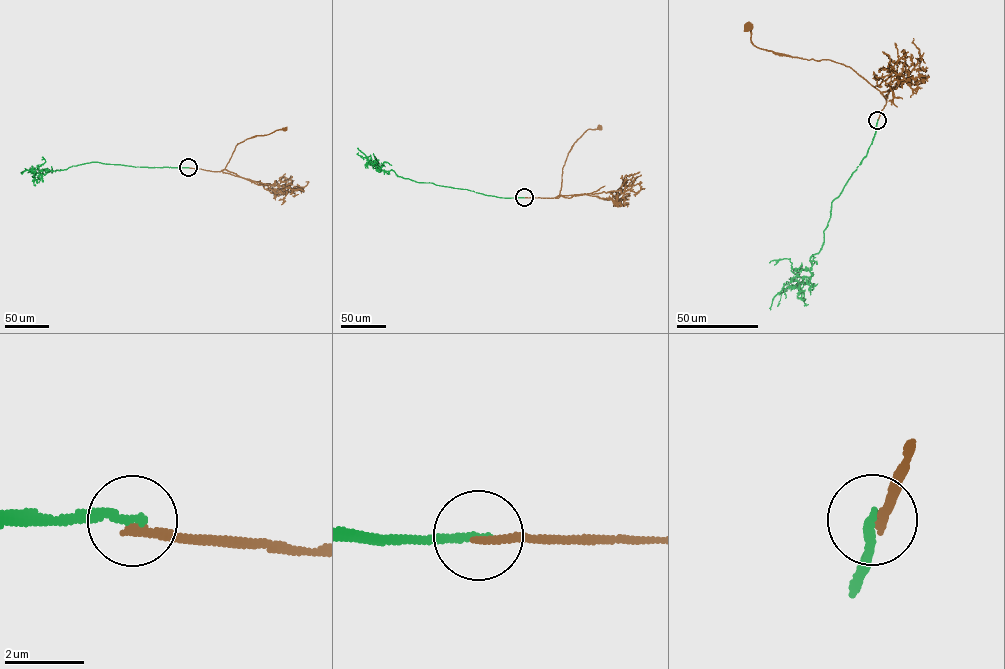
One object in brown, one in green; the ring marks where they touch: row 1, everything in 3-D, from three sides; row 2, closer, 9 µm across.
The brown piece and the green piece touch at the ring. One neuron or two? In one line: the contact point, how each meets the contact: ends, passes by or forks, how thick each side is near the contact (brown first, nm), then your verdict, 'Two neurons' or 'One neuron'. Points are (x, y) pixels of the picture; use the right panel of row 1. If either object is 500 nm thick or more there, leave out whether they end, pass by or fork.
Place: (877, 120). At the ring brown ends. At the ring green ends. Thickness 200 nm (brown) against 220 nm. Two neurons

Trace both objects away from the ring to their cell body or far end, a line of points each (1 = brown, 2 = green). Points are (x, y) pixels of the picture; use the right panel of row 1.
1: (877, 119), (885, 98), (850, 67), (831, 60), (807, 59), (757, 47), (751, 41), (751, 30), (747, 28)
2: (877, 119), (866, 155), (833, 201), (821, 250), (809, 260), (811, 275), (799, 287), (778, 293), (770, 309)

